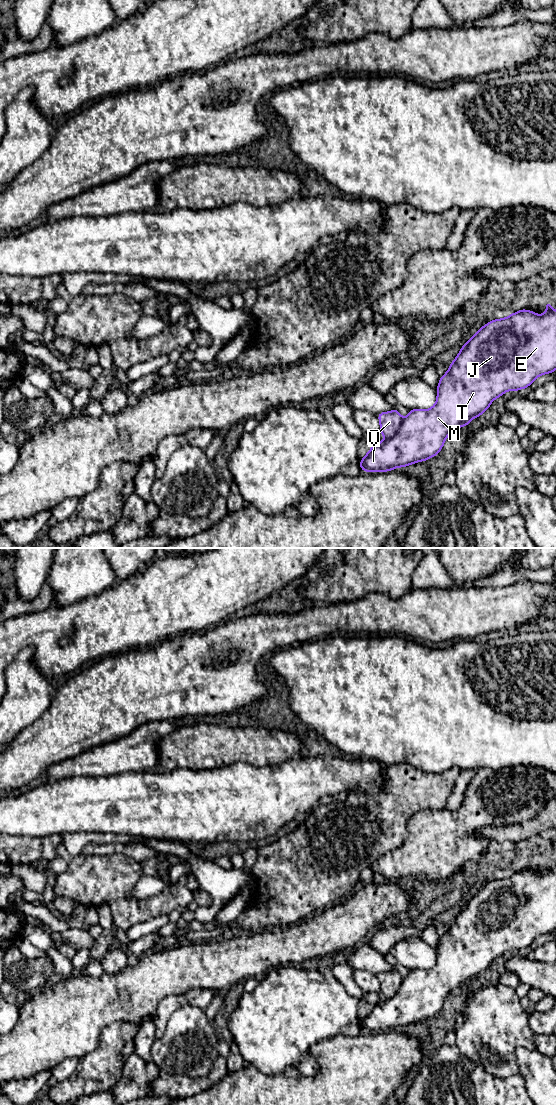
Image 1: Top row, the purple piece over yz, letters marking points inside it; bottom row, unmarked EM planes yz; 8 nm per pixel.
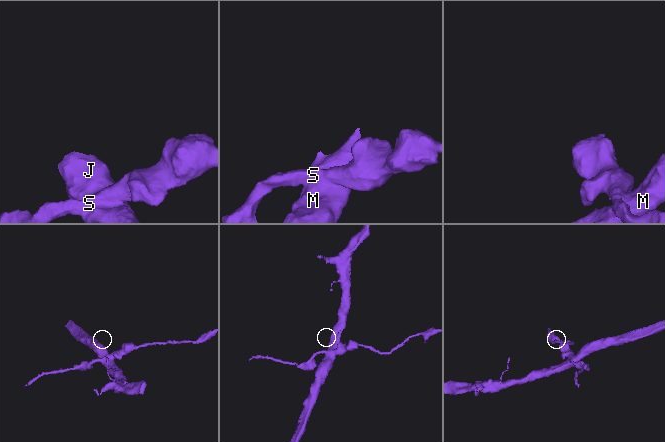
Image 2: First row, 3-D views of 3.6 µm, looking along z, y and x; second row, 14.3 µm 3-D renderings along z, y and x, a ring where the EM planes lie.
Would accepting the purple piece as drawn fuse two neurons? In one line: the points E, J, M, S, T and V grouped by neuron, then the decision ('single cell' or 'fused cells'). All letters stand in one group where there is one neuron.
E J M T V / S; fused cells

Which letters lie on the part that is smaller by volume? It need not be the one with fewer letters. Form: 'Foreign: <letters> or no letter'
Foreign: S

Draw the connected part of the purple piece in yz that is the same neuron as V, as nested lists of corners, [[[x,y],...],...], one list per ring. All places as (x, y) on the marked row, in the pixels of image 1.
[[[545,302],[547,308],[546,312],[542,315],[538,315],[533,311],[528,311],[525,308],[518,312],[515,312],[503,319],[496,319],[490,321],[485,326],[481,327],[461,348],[459,354],[454,361],[449,365],[449,370],[440,378],[437,387],[437,400],[432,408],[424,409],[413,409],[410,410],[407,417],[405,417],[395,435],[389,439],[385,439],[370,448],[370,451],[365,454],[364,458],[359,461],[362,471],[366,472],[386,472],[394,470],[397,467],[407,467],[410,464],[414,464],[420,461],[427,461],[429,458],[436,456],[442,449],[446,438],[450,432],[454,429],[468,426],[469,422],[475,418],[480,417],[481,414],[488,410],[490,404],[494,399],[502,396],[506,391],[517,391],[530,386],[535,379],[547,373],[552,373],[557,369],[557,311],[551,307],[551,302]]]

